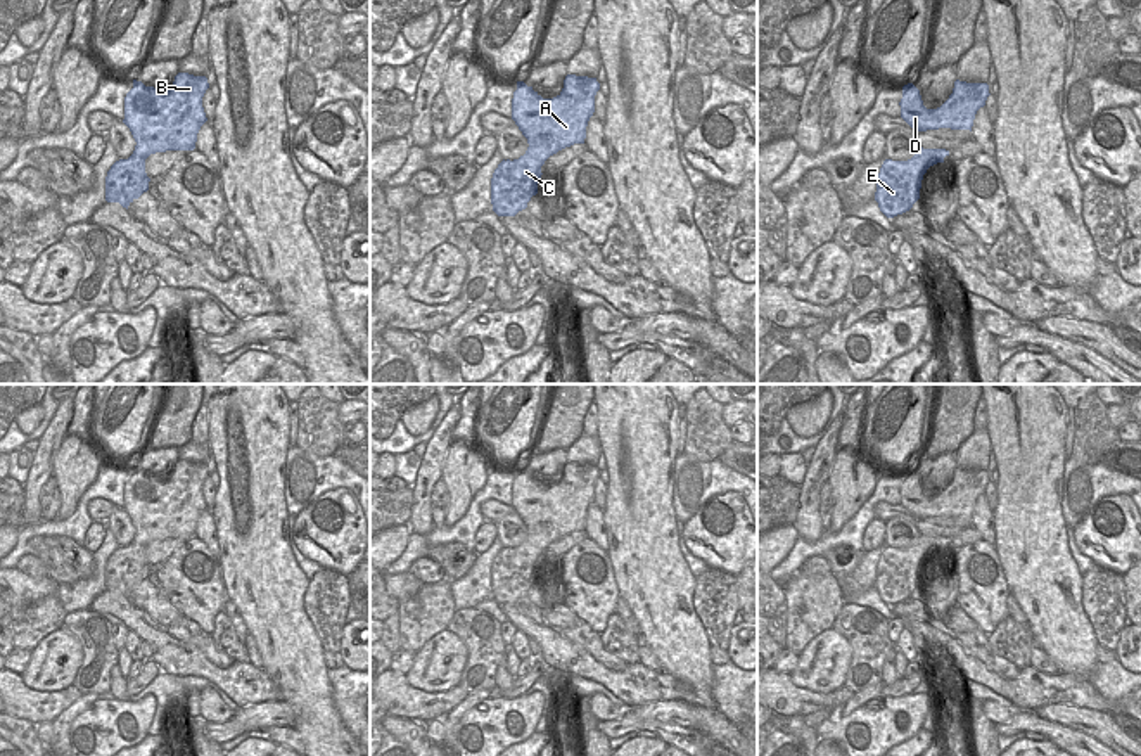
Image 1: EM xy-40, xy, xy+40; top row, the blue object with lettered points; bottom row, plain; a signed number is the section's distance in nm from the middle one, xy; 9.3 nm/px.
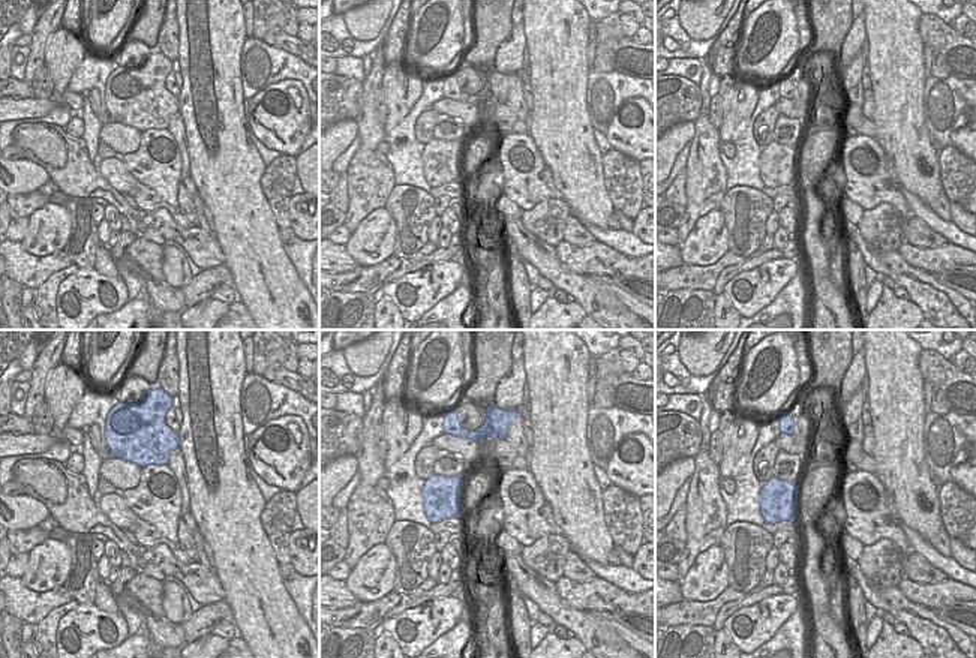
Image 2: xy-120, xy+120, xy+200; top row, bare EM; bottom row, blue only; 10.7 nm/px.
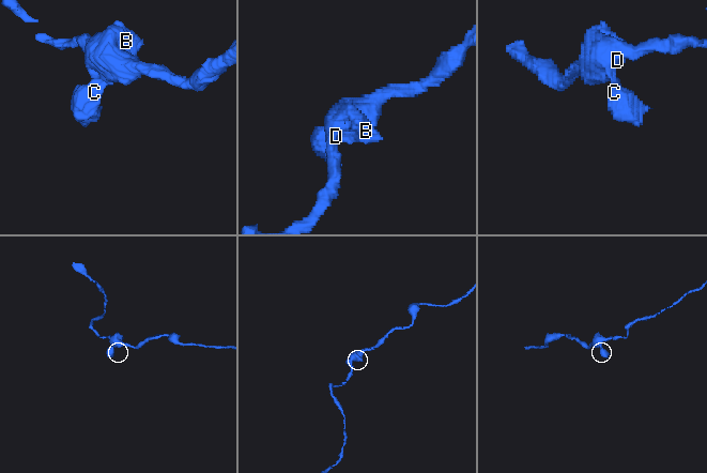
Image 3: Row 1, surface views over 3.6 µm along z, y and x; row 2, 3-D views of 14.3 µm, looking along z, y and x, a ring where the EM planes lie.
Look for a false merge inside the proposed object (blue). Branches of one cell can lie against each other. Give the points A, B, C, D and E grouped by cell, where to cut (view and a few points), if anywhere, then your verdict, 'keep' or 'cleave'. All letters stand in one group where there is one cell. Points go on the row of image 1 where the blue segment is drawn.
groups A B C D E; cut none; keep

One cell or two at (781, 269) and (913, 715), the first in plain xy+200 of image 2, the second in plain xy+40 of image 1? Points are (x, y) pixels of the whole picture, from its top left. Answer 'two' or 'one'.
one

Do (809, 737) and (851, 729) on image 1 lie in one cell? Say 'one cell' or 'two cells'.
two cells

